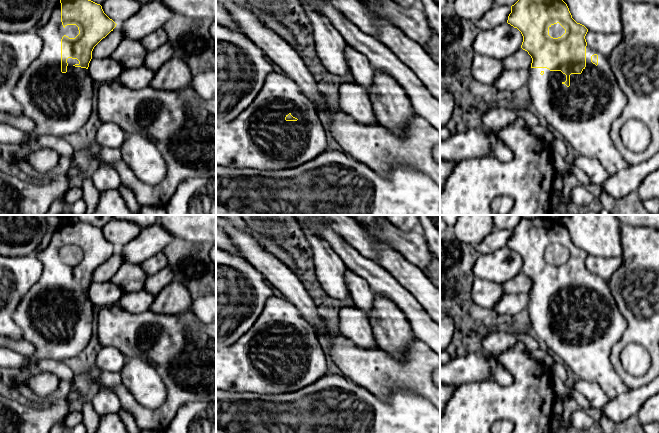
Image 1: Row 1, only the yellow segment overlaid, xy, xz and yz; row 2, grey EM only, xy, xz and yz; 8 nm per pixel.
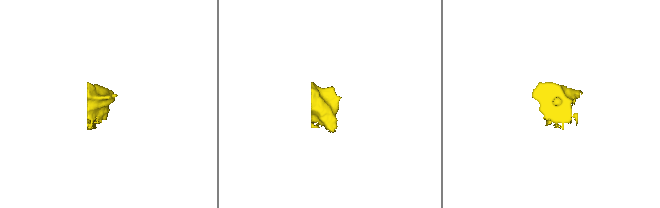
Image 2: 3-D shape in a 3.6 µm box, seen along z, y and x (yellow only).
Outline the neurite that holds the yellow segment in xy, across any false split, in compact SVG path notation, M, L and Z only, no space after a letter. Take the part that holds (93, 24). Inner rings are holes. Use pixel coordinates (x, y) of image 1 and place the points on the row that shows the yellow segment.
M60 0L48 22L33 29L43 41L42 51L21 75L12 92L21 104L22 115L35 123L35 129L29 133L32 137L65 137L86 124L93 109L94 97L94 82L88 73L92 51L116 25L100 4L91 0ZM67 25L78 27L79 34L75 38L65 35Z

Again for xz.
M272 72L254 101L232 122L216 126L216 165L279 171L315 159L328 149L326 131L313 103L287 75Z

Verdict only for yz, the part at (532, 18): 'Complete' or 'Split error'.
Split error

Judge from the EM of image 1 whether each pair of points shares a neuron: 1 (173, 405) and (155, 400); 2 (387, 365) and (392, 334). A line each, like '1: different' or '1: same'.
1: different
2: different

